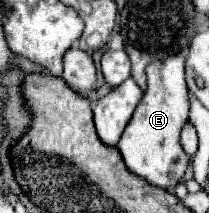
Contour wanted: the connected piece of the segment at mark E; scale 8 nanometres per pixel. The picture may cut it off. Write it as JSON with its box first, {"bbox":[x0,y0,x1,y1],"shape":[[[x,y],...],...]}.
{"bbox":[117,56,191,188],"shape":[[[169,56],[147,68],[147,90],[133,112],[117,148],[127,168],[159,188],[175,188],[185,176],[191,160],[181,146],[181,130],[189,122],[189,88],[185,84],[185,56]]]}

